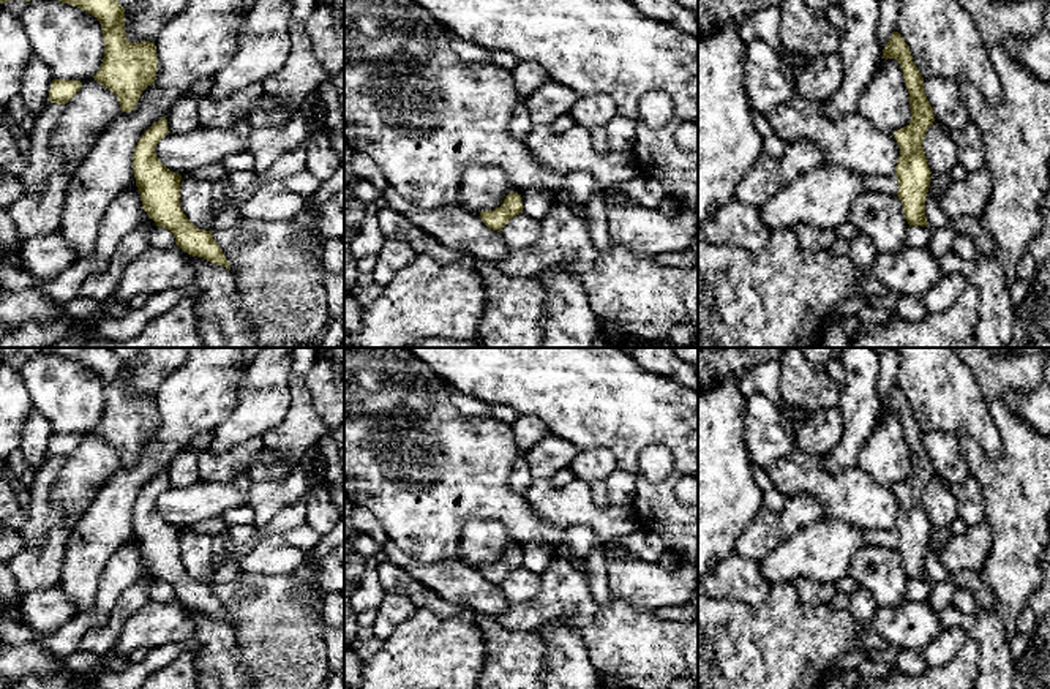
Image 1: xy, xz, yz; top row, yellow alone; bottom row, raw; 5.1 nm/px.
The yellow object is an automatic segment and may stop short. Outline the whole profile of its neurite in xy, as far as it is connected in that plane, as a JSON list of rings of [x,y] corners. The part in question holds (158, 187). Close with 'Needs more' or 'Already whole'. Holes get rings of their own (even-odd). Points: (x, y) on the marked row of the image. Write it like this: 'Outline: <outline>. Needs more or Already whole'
Outline: [[[164,117],[155,122],[134,147],[133,169],[142,207],[156,226],[174,234],[177,247],[185,253],[231,270],[212,231],[196,228],[183,213],[180,205],[182,175],[167,169],[156,156],[155,147],[167,133],[167,119]]]. Already whole

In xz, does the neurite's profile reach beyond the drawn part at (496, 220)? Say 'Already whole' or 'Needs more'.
Already whole

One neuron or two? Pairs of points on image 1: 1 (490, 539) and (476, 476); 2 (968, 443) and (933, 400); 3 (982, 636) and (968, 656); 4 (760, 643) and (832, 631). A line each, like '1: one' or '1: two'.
1: two
2: two
3: two
4: one

